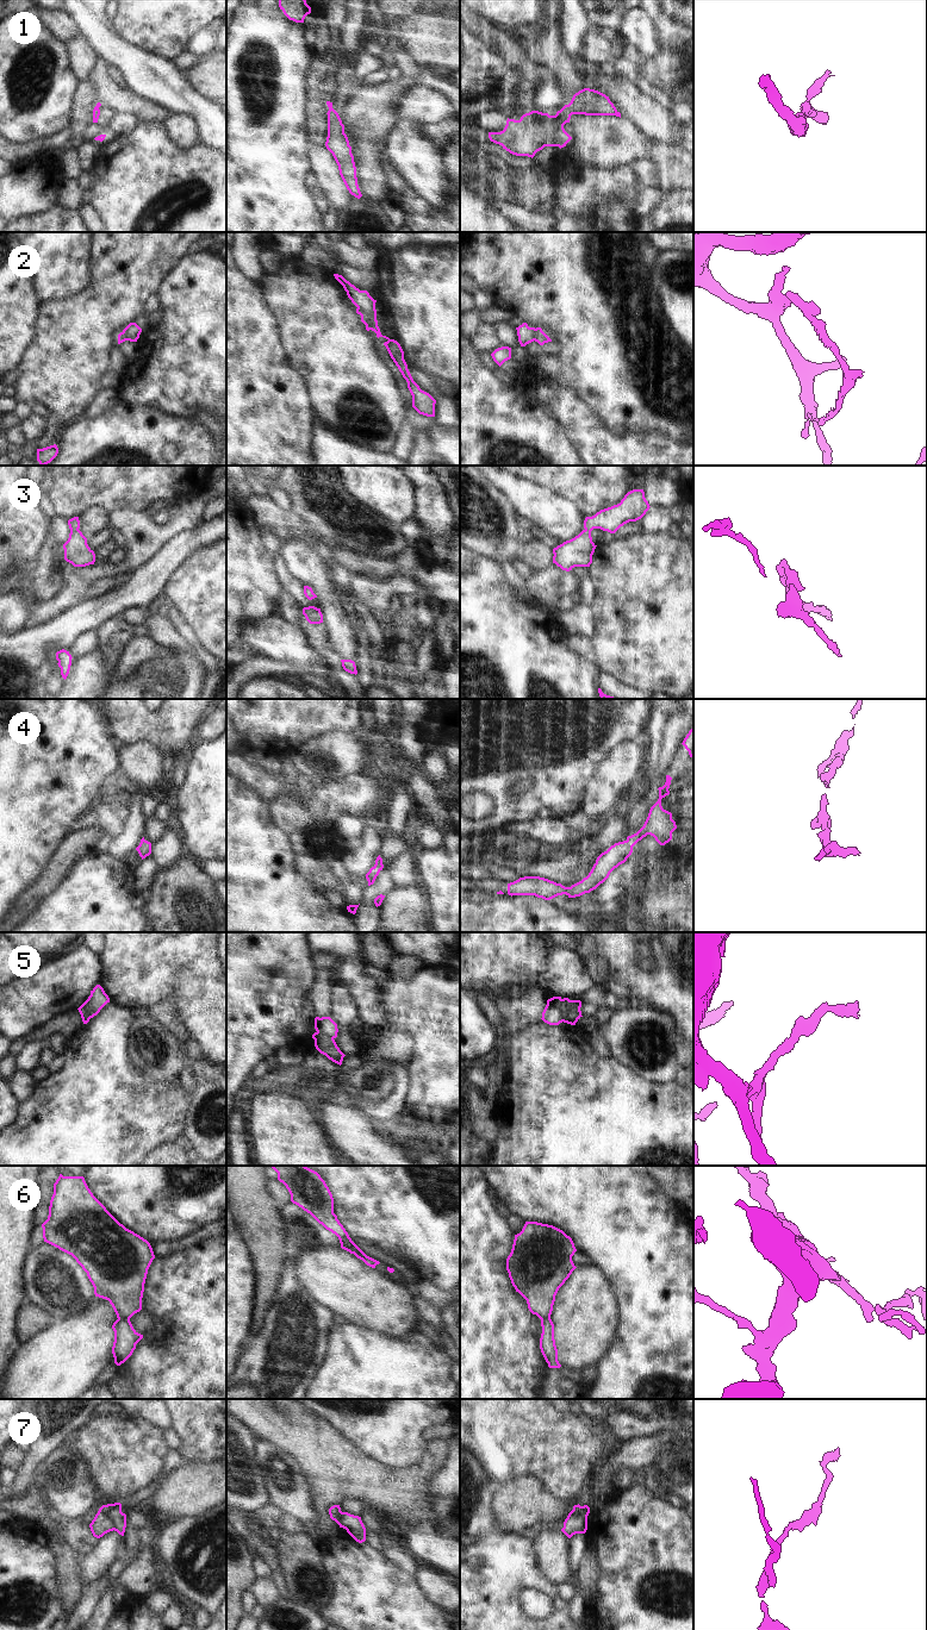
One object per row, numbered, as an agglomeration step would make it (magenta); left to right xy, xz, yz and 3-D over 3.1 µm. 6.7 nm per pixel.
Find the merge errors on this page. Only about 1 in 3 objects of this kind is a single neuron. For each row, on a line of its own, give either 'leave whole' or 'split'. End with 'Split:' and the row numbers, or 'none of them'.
1: leave whole
2: split
3: leave whole
4: leave whole
5: split
6: split
7: split
Split: 2, 5, 6, 7

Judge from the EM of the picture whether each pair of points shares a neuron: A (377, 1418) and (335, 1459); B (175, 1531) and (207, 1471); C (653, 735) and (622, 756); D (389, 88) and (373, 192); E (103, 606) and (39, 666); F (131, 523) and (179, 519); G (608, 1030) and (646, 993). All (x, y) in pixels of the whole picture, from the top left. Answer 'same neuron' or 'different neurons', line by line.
A: different neurons
B: different neurons
C: different neurons
D: same neuron
E: same neuron
F: same neuron
G: different neurons

